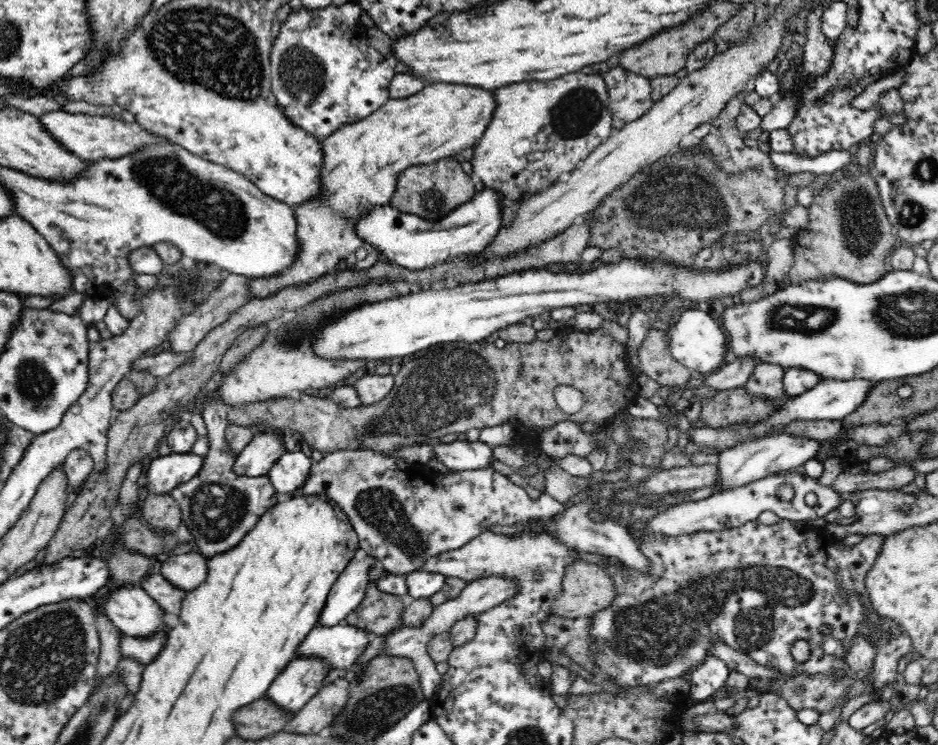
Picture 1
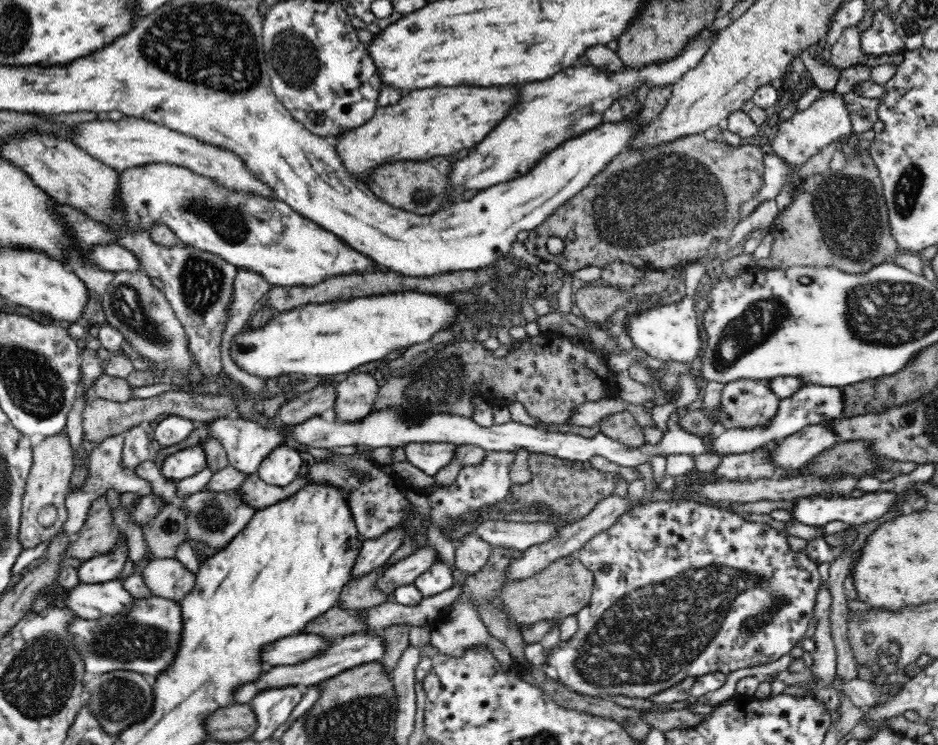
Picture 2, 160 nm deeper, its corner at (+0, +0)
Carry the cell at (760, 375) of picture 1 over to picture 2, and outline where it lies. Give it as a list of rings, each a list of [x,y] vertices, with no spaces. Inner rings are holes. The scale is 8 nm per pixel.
[[[735,380],[726,383],[720,392],[720,402],[716,410],[716,420],[725,430],[767,427],[775,419],[780,397],[770,390],[769,380]]]

